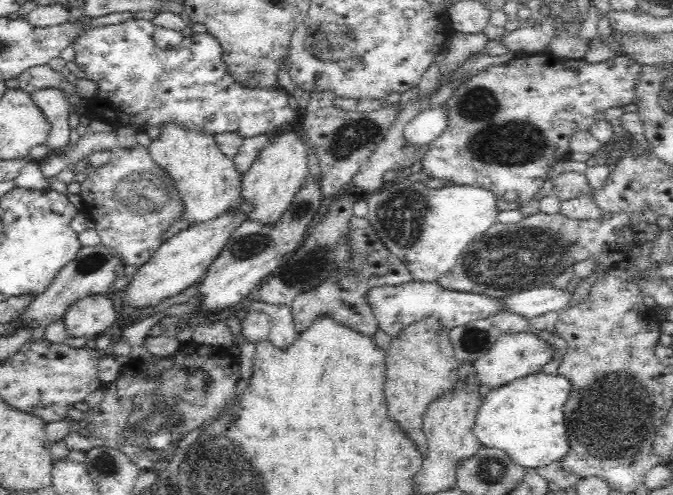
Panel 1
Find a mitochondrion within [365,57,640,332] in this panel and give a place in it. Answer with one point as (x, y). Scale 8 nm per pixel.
(510, 256)

